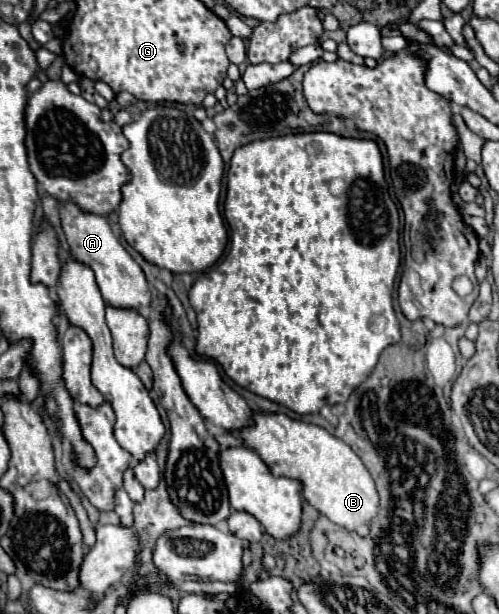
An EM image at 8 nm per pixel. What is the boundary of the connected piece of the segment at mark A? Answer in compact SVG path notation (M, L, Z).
M61 204L61 226L67 236L71 254L77 262L89 266L101 290L105 304L113 308L145 308L151 304L151 292L141 266L129 256L113 234L109 222L97 214L83 214L75 204Z

